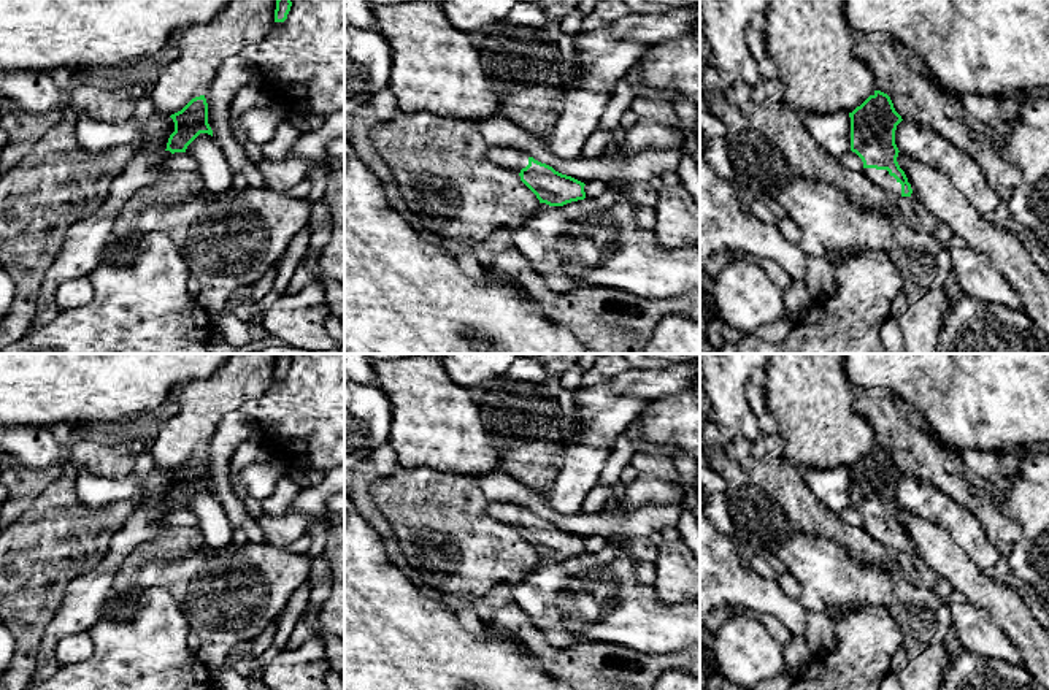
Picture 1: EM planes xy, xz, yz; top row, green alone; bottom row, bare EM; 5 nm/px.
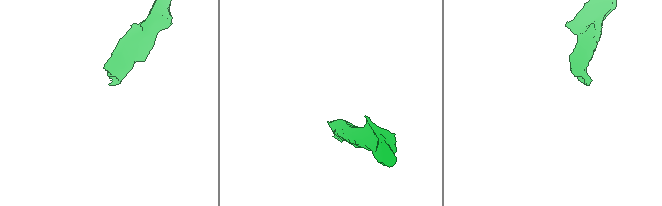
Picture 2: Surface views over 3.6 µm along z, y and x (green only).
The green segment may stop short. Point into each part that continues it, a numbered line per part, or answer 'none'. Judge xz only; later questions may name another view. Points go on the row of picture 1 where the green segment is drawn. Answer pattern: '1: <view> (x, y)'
1: xz (507, 157)

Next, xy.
1: xy (84, 241)

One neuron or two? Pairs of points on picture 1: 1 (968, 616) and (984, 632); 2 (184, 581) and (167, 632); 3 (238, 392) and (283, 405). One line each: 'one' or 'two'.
1: one
2: two
3: two

